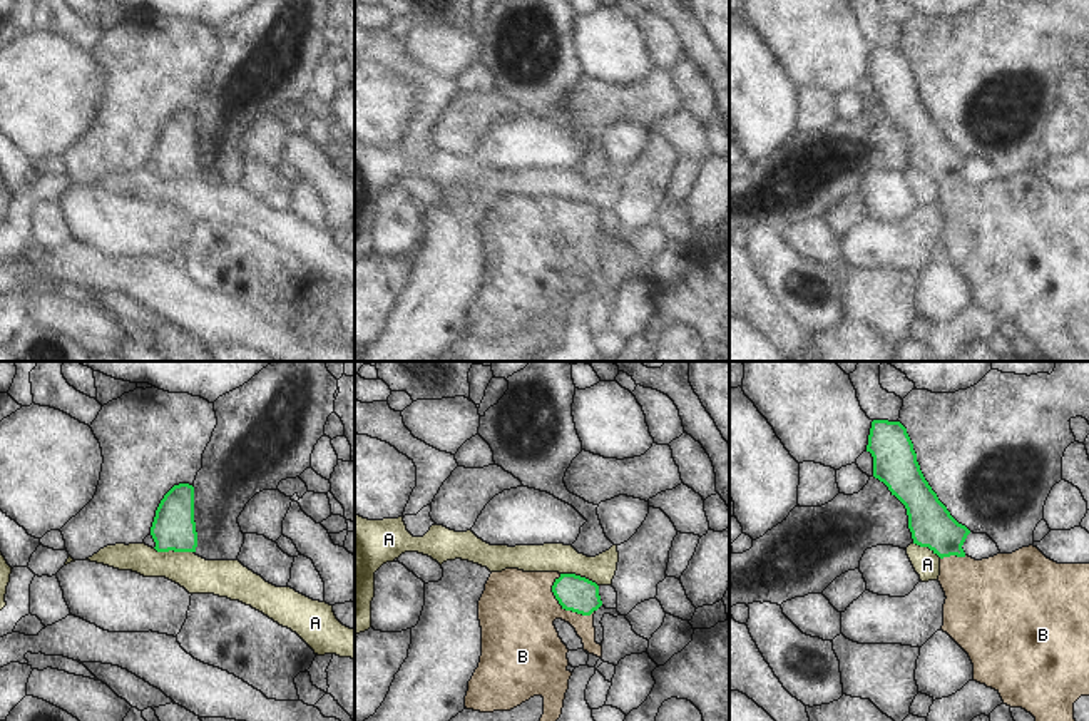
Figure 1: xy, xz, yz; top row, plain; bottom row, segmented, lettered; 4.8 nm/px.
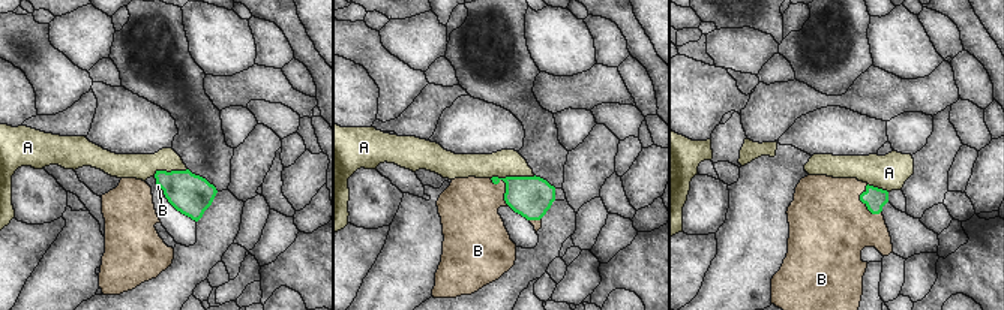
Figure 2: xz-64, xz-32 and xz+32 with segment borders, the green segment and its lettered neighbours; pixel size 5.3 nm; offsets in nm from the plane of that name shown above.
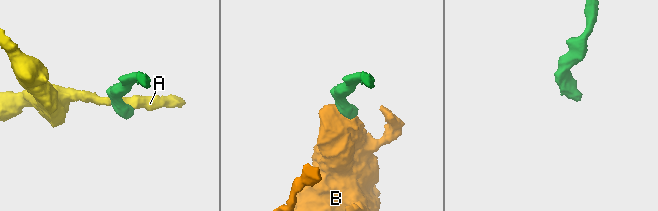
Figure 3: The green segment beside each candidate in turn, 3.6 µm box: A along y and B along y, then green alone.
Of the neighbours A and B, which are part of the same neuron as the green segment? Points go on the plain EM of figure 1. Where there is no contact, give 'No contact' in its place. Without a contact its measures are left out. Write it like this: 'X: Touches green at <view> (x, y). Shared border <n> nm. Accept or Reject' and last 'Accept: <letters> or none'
A: Touches green at xy (174, 176). Shared border 190 nm. Reject
B: Touches green at xz (566, 235). Shared border 260 nm. Accept
Accept: B

